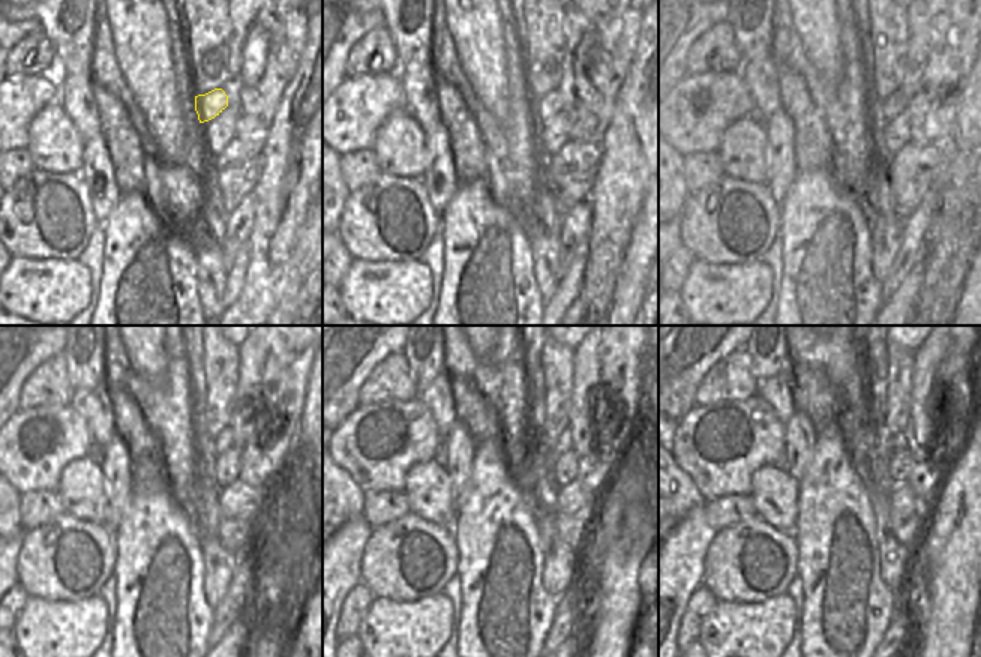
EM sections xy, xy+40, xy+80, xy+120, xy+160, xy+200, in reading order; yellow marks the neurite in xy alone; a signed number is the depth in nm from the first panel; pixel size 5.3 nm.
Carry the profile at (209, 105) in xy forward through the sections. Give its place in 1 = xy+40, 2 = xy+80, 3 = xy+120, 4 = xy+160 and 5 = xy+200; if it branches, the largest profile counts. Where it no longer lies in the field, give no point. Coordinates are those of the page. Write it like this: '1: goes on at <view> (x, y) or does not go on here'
1: goes on at xy+40 (548, 105)
2: goes on at xy+80 (894, 104)
3: goes on at xy+120 (224, 440)
4: goes on at xy+160 (563, 444)
5: goes on at xy+200 (899, 443)

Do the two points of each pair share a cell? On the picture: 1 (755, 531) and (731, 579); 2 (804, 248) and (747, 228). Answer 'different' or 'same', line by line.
1: same
2: different

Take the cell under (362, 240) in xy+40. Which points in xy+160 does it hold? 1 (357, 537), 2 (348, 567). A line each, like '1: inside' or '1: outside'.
1: outside
2: outside

